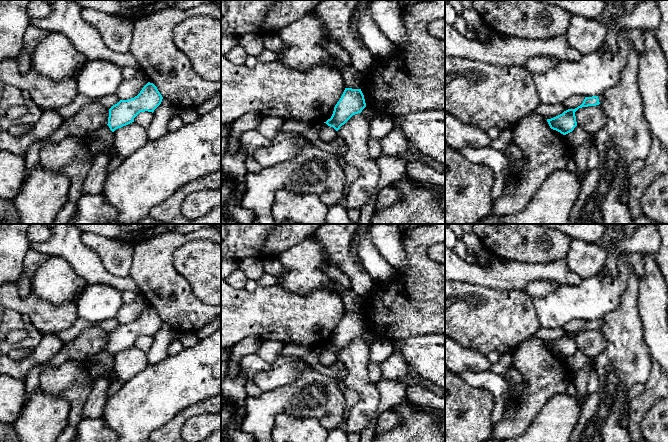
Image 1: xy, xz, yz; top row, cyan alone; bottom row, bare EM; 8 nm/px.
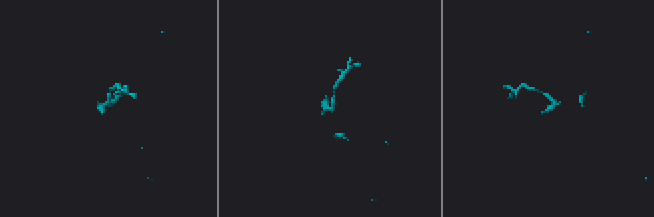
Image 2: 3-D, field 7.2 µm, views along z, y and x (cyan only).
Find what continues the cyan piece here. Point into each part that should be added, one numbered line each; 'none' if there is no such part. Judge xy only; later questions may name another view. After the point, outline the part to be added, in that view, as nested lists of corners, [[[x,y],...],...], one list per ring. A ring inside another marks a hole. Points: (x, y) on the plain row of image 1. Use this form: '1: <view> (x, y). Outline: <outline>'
none

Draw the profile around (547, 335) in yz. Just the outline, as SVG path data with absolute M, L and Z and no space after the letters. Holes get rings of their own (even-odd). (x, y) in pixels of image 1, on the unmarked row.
M539 327L534 336L539 338L545 343L554 342L564 335L568 334L563 327L560 328L543 328Z

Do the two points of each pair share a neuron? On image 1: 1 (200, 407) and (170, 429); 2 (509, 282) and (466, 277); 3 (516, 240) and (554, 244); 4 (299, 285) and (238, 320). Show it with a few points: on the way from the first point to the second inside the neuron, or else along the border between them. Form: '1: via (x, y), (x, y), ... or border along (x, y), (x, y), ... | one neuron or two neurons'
1: via (193, 410), (186, 413), (177, 422) | one neuron
2: via (498, 277), (477, 277) | one neuron
3: via (525, 241), (532, 244), (545, 244) | one neuron
4: border along (278, 285), (299, 294), (312, 291) | two neurons

